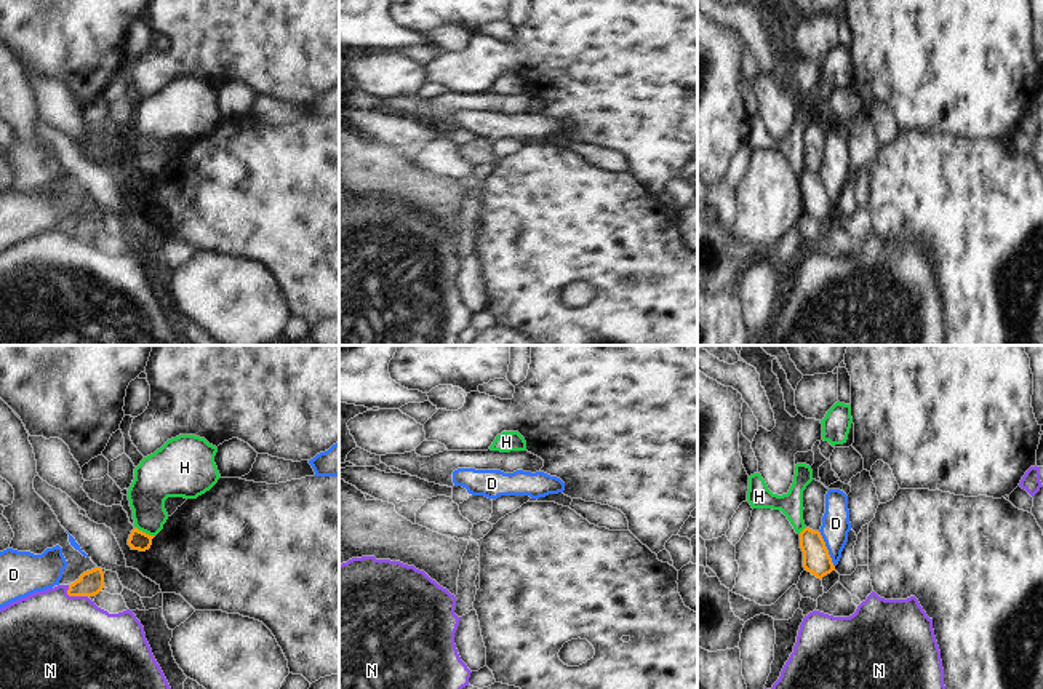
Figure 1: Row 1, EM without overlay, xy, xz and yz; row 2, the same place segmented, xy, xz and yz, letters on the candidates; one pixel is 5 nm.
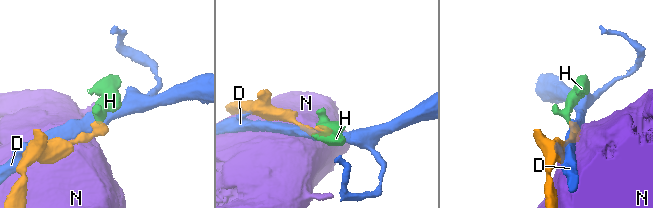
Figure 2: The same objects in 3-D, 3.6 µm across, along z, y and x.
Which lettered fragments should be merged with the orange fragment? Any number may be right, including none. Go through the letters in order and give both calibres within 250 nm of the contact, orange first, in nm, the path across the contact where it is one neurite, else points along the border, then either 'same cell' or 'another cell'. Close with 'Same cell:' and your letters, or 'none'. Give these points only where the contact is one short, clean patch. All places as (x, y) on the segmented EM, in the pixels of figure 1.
D: 140 nm thick on the orange side, 140 nm on the other; another cell
H: 100 nm thick on the orange side, 200 nm on the other; border along xy (135, 526), (154, 536); another cell
N: 120 nm thick on the orange side, 480 nm on the other; another cell
Same cell: none

